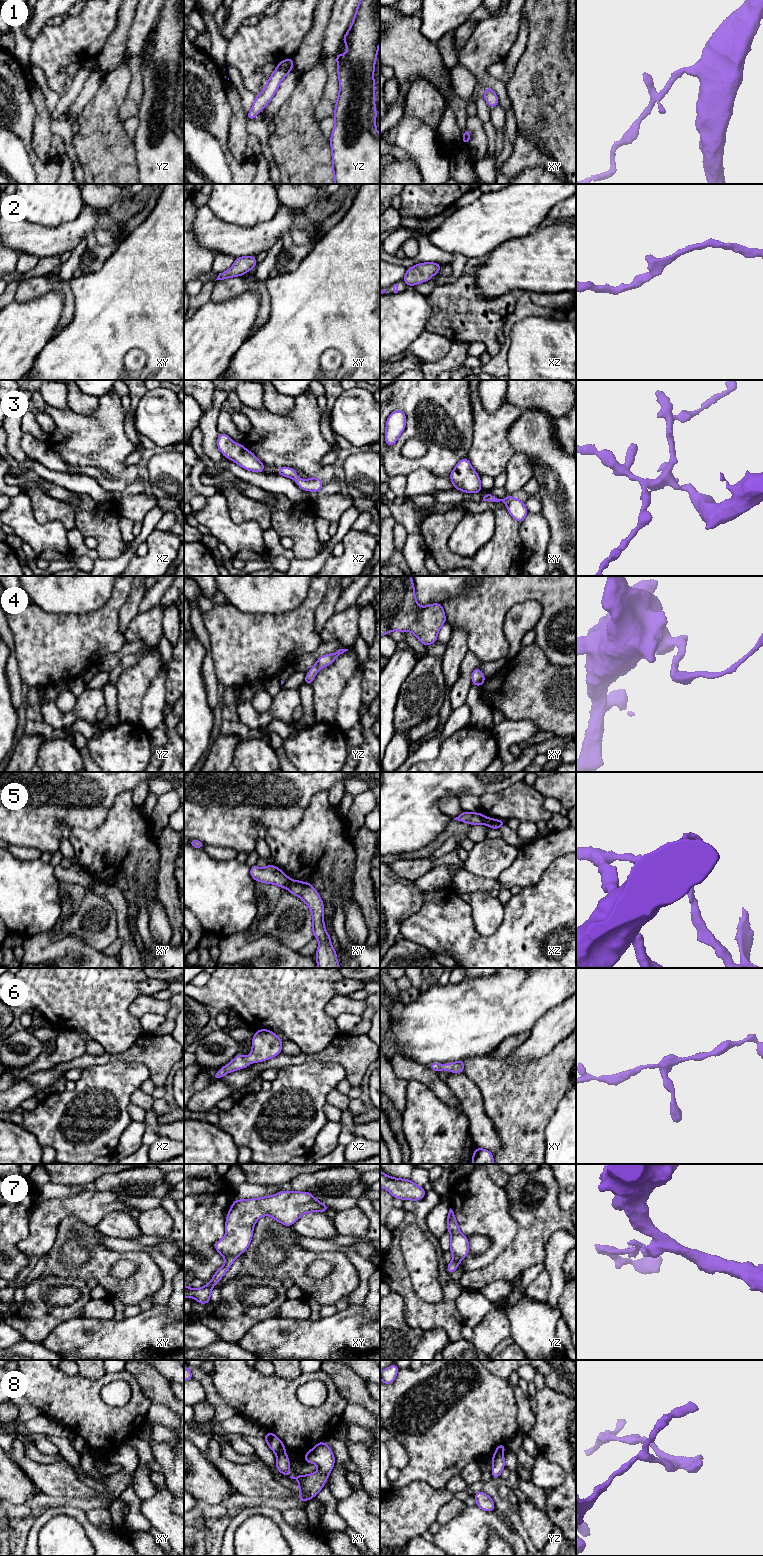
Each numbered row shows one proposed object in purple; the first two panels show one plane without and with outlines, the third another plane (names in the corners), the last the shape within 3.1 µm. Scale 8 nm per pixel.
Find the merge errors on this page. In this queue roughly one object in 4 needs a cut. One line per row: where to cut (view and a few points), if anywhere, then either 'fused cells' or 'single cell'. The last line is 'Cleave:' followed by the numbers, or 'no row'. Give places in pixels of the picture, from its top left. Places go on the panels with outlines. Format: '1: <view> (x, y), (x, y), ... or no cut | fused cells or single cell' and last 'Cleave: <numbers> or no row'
1: no cut | single cell
2: no cut | single cell
3: no cut | single cell
4: no cut | single cell
5: xy (290, 880), (286, 887) | fused cells
6: no cut | single cell
7: no cut | single cell
8: xy (284, 1451), (276, 1454) | fused cells
Cleave: 5, 8

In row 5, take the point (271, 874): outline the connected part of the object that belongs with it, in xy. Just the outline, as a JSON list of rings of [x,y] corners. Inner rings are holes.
[[[271,864],[265,868],[259,868],[256,865],[250,866],[250,875],[254,881],[275,884],[281,888],[287,888],[290,881],[282,870]]]

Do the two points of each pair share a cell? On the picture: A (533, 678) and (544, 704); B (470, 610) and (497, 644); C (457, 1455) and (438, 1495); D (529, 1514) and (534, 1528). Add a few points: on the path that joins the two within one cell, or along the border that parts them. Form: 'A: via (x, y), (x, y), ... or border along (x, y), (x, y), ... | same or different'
A: via (533, 684), (544, 698) | same
B: via (478, 618), (484, 624), (485, 632), (489, 636) | same
C: border along (419, 1480), (425, 1481), (435, 1488), (445, 1488) | different
D: via (532, 1517), (534, 1525) | same

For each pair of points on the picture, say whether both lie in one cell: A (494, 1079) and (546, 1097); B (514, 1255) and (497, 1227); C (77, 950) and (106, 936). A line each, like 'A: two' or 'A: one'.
A: one
B: two
C: two

